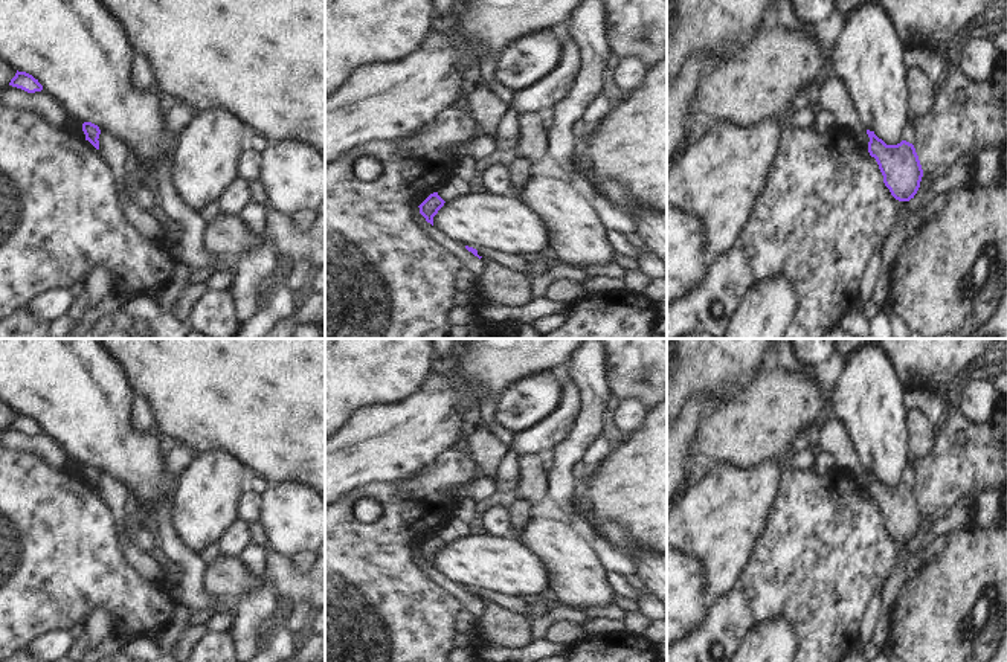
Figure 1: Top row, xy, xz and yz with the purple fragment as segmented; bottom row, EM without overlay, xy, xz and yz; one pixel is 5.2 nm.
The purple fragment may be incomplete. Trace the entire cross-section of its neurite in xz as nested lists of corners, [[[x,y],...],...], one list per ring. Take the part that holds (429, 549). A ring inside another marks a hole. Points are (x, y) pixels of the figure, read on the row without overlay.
[[[433,534],[418,548],[420,555],[433,567],[433,558],[444,548],[444,545],[446,543],[438,537],[438,534]]]

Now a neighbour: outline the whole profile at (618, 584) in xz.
[[[607,574],[606,584],[613,595],[633,596],[636,592],[636,587],[618,574]]]

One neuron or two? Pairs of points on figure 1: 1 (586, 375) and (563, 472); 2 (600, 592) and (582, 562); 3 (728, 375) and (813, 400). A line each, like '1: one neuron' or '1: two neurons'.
1: one neuron
2: one neuron
3: two neurons

